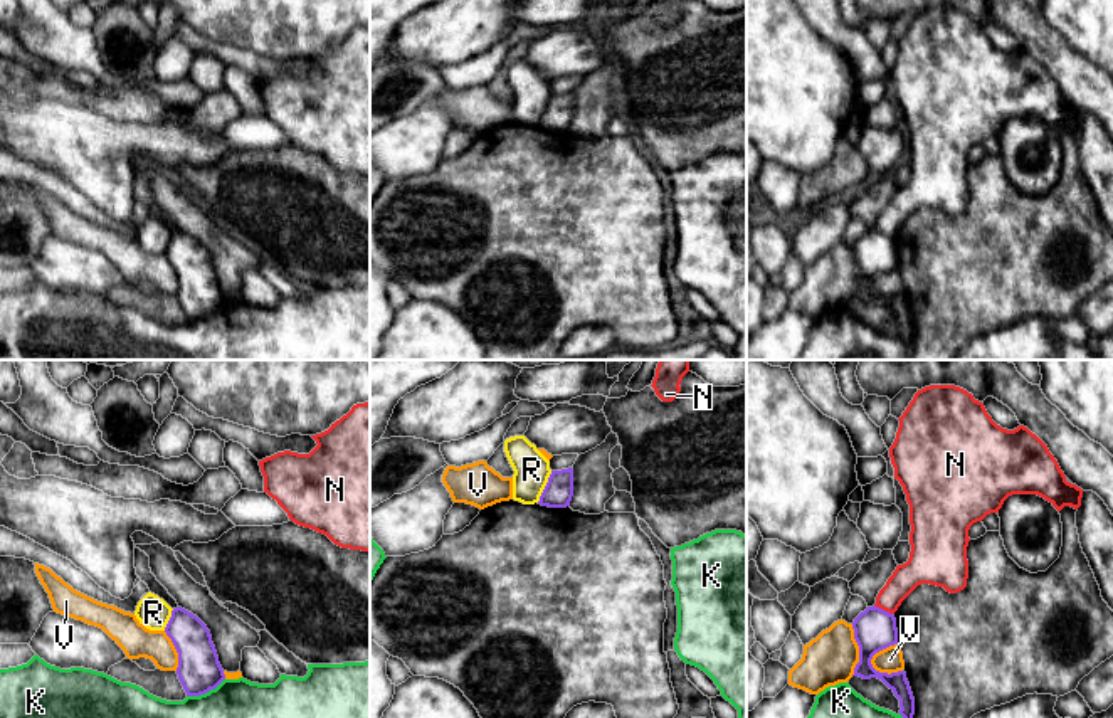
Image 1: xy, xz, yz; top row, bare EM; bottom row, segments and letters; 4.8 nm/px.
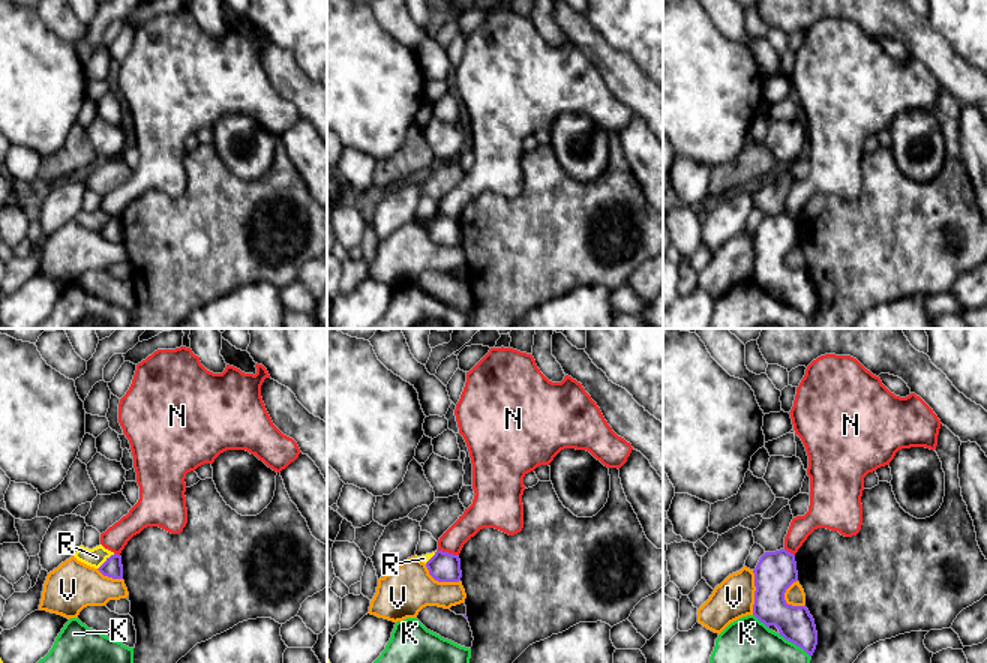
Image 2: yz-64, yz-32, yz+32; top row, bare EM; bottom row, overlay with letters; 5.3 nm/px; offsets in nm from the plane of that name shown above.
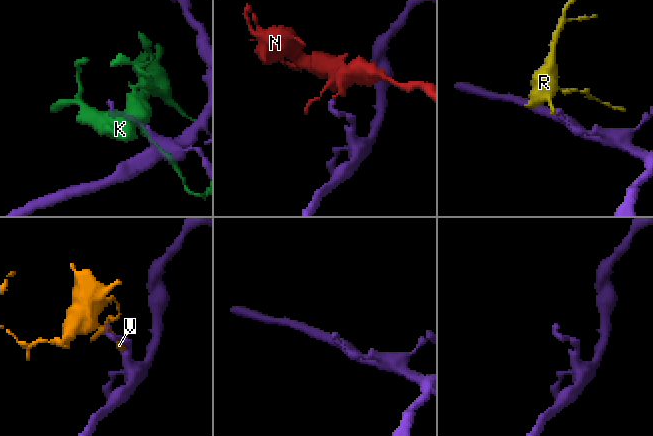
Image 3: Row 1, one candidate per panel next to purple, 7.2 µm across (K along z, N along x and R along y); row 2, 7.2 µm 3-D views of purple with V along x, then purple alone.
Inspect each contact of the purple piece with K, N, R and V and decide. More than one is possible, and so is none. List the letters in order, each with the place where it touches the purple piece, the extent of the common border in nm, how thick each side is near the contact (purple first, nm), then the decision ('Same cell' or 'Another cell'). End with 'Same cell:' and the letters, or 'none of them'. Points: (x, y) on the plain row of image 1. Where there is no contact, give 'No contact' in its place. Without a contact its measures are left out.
K: Touches purple at xy (205, 315). Shared border 200 nm. Thickness 200 nm (purple) against 480 nm. Another cell
N: Touches purple at yz (885, 234). Shared border 110 nm. Thickness 200 nm (purple) against 140 nm. Another cell
R: Touches purple at xz (545, 110). Shared border 170 nm. Thickness 140 nm (purple) against 180 nm. Another cell
V: Touches purple at yz (876, 274). Shared border 170 nm. Thickness 200 nm (purple) against 120 nm. Another cell
Same cell: none of them

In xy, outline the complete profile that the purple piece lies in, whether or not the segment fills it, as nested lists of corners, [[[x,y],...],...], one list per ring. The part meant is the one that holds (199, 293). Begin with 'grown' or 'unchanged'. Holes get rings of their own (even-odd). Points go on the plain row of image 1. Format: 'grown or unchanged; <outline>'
unchanged; [[[173,232],[165,256],[178,276],[177,298],[187,319],[205,318],[225,303],[210,254],[197,239]]]

